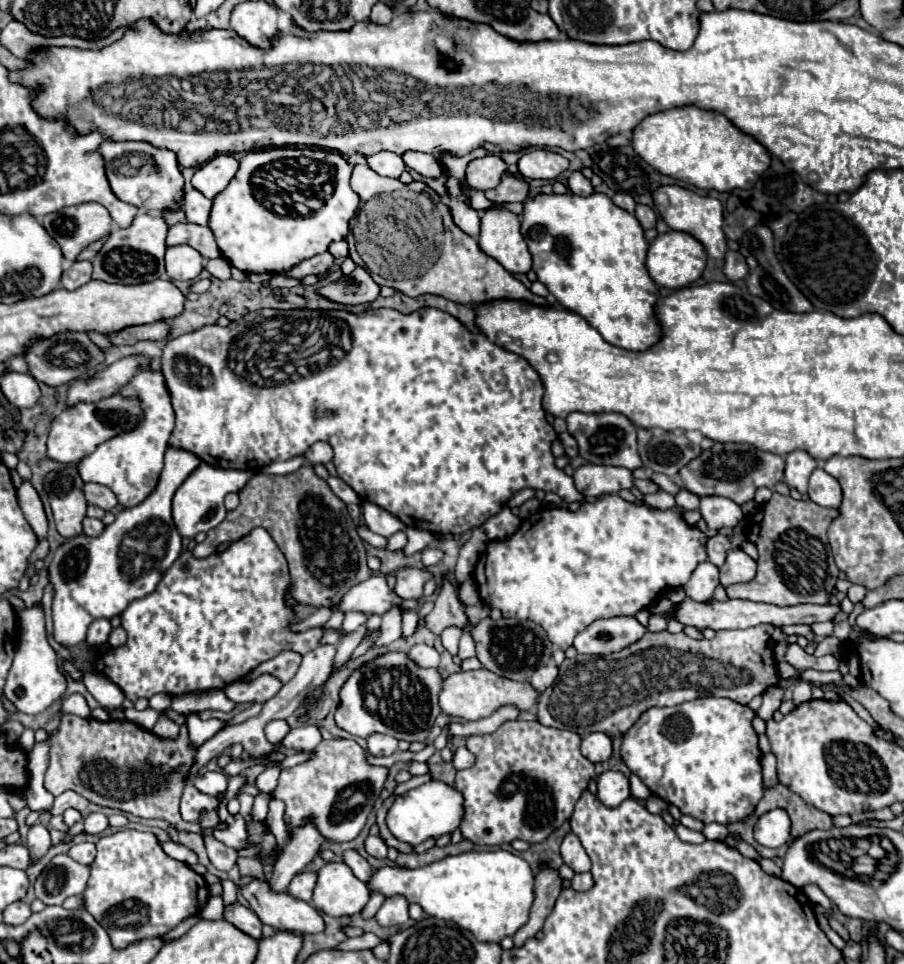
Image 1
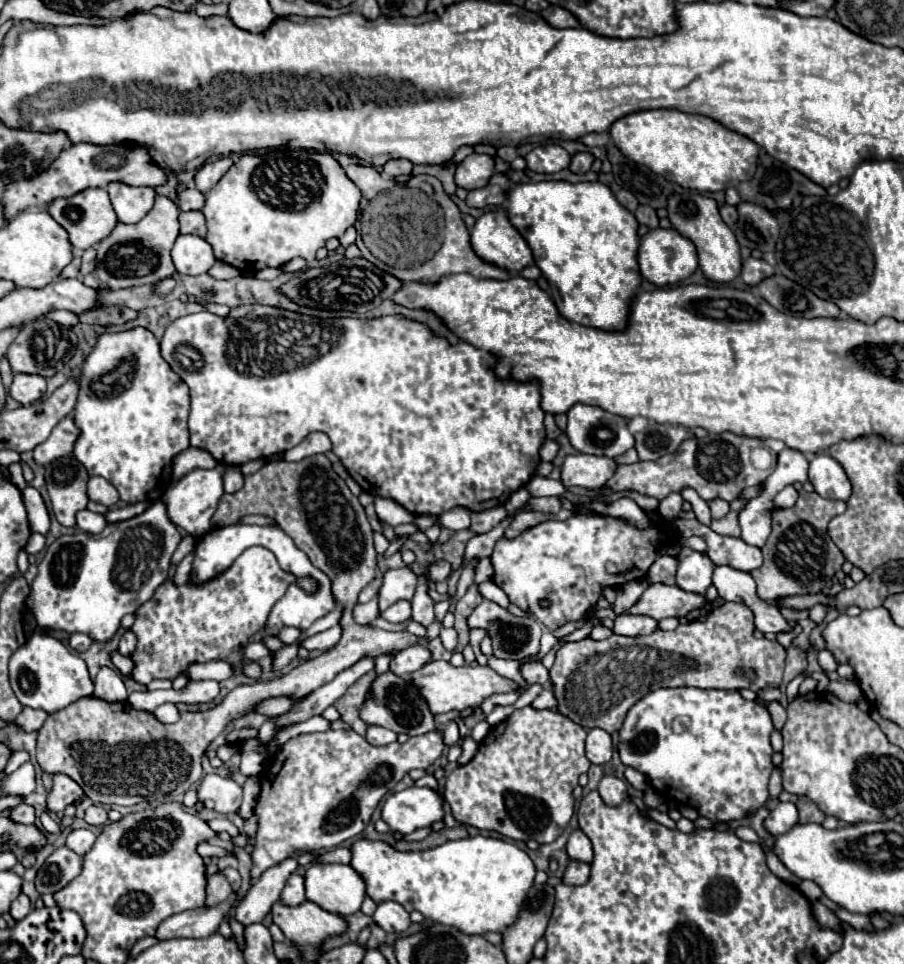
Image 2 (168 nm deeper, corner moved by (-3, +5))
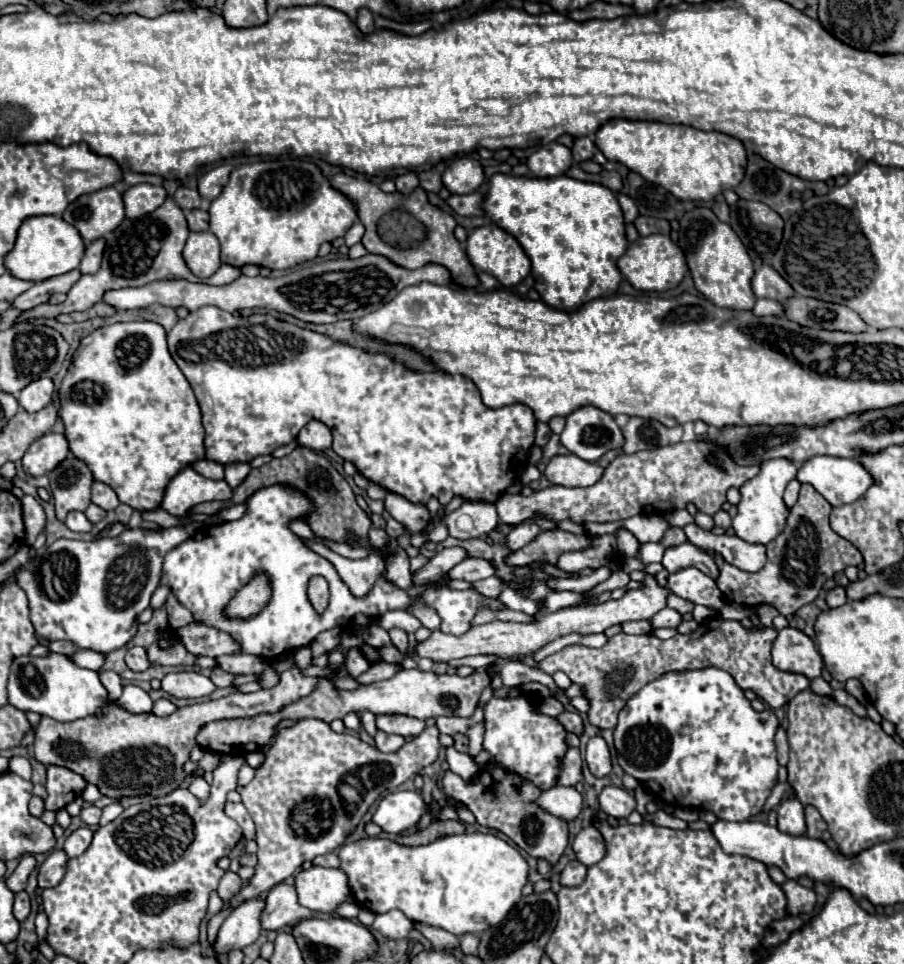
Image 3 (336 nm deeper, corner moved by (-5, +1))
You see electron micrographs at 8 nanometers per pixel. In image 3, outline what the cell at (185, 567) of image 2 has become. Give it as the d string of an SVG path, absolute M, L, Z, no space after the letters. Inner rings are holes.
M170 594L166 601L167 626L176 630L194 622L191 612L181 606L176 597Z

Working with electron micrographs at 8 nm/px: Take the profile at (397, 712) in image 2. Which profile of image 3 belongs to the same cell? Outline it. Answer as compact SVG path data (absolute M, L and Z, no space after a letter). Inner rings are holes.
M380 714L376 716L376 726L386 734L400 734L404 738L412 738L412 734L420 734L426 724L418 718L404 716L404 714Z

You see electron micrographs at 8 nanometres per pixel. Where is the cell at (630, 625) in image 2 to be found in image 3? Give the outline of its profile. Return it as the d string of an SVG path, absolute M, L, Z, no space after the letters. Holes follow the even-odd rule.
M664 608L662 612L658 612L656 616L650 618L652 630L658 630L658 628L676 628L680 622L682 622L682 616L676 610L672 610L672 608Z

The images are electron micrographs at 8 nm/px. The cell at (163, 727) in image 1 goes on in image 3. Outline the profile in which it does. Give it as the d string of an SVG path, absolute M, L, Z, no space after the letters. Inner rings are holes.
M162 698L162 700L156 700L156 702L154 702L154 710L152 710L152 712L154 712L156 716L162 716L162 718L164 718L164 716L170 716L174 710L176 710L176 706L174 706L170 700L164 700L164 698Z

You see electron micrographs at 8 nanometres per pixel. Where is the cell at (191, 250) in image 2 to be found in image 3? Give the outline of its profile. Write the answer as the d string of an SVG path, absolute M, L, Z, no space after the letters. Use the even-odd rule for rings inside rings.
M192 232L184 246L184 262L198 278L210 278L220 268L220 244L212 232Z

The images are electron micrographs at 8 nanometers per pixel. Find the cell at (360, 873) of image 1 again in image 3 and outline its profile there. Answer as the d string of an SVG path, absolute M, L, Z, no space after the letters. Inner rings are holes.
M324 854L324 856L316 856L314 860L312 860L312 864L316 864L316 866L324 866L324 868L338 868L340 866L340 858L338 858L338 854Z

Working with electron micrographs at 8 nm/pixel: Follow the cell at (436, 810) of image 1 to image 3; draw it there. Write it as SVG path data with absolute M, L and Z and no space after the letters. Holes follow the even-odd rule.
M402 790L382 798L372 822L376 822L384 832L402 834L416 826L426 812L428 804L418 790Z

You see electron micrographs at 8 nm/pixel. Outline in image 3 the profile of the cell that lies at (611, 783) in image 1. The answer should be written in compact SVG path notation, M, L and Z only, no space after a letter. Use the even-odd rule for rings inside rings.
M606 786L600 792L598 800L600 800L602 812L606 812L608 816L614 816L614 818L628 818L630 812L636 809L634 796L628 790L616 788L616 786Z

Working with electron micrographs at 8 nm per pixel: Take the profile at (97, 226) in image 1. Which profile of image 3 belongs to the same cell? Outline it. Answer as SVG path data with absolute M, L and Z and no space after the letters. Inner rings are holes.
M116 188L82 194L64 210L62 218L80 232L84 242L104 238L124 220L122 196Z

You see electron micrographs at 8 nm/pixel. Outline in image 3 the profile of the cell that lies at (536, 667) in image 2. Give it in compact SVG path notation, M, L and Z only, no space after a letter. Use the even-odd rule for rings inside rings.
M504 662L500 678L502 678L502 686L506 686L506 688L520 686L520 684L526 684L526 682L540 682L540 684L548 686L550 692L558 690L558 686L554 684L550 674L542 672L534 664L526 664L526 662Z

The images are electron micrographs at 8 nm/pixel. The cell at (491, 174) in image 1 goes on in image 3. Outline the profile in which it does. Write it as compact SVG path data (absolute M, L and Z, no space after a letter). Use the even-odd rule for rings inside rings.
M456 158L442 174L444 186L454 194L470 194L484 182L484 170L478 160Z

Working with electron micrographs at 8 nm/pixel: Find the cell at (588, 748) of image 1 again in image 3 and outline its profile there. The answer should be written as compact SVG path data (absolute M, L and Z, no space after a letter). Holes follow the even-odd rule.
M594 736L594 738L588 740L588 744L586 744L586 764L588 764L590 772L598 778L610 774L610 770L612 770L610 750L608 750L608 744L602 736Z

